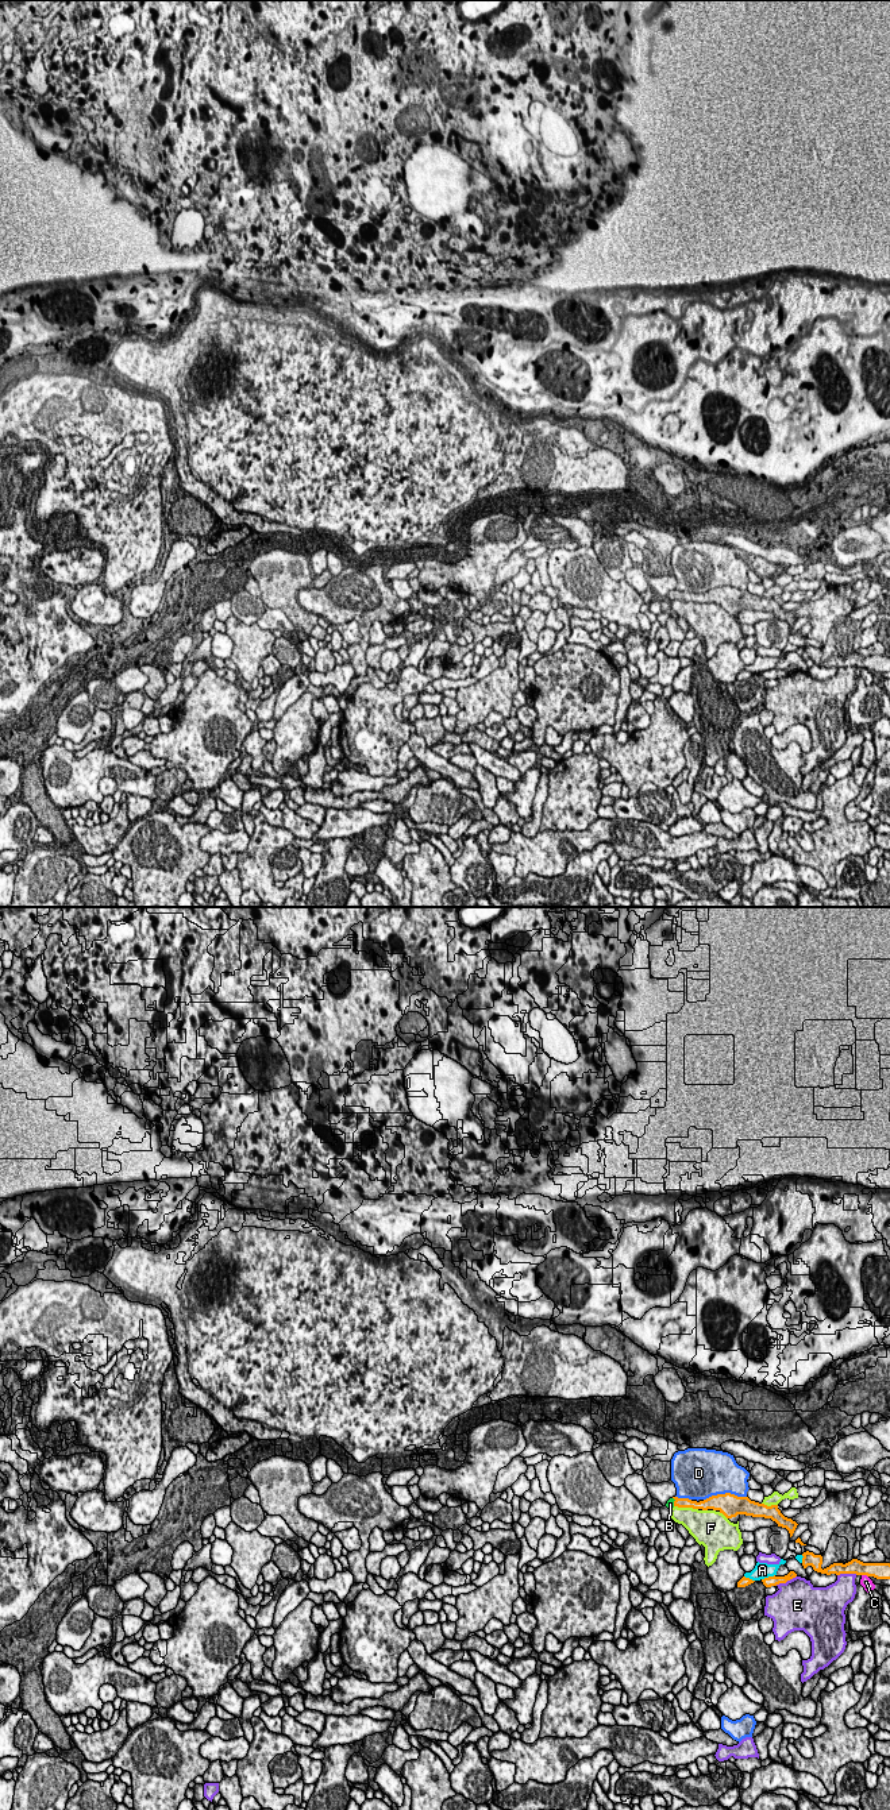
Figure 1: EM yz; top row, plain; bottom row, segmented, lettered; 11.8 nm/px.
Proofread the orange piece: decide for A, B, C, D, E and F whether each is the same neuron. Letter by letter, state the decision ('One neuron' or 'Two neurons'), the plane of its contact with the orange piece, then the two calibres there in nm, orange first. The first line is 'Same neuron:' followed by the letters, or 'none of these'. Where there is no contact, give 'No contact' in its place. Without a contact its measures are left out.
Same neuron: B
A: Two neurons. Touches orange in yz. Thickness 130 nm (orange) against 190 nm
B: One neuron. Touches orange in yz. Thickness 130 nm (orange) against 100 nm
C: Two neurons. Touches orange in yz. Thickness 190 nm (orange) against 140 nm
D: Two neurons. Touches orange in yz. Thickness 280 nm (orange) against 480 nm
E: Two neurons. Touches orange in yz. Thickness 130 nm (orange) against 480 nm
F: Two neurons. Touches orange in yz. Thickness 130 nm (orange) against 320 nm

